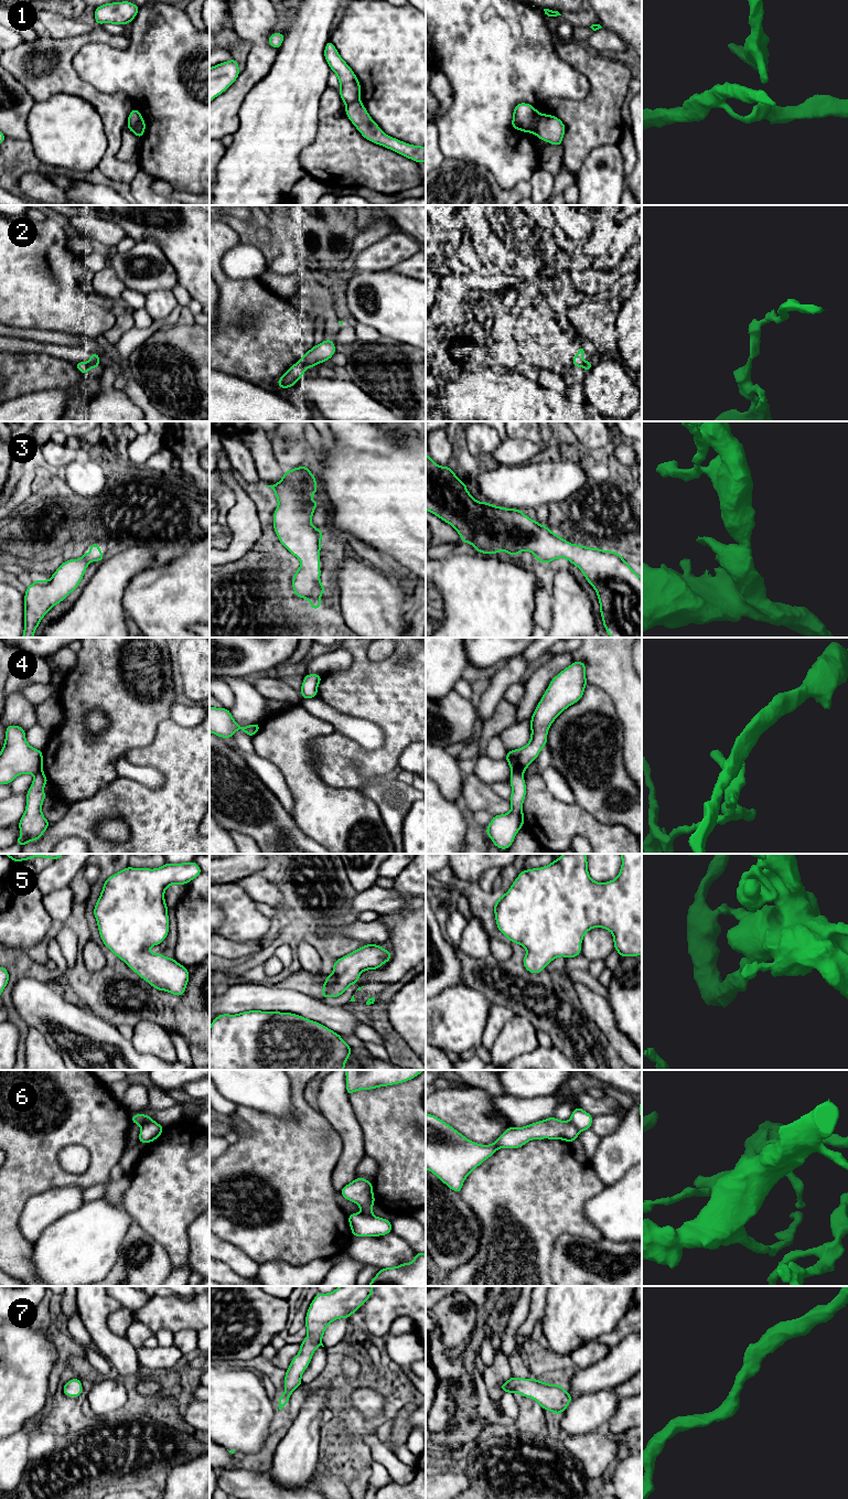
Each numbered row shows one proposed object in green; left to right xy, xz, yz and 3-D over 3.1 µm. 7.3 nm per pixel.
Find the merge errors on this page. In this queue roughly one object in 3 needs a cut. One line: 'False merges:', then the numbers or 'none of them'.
False merges: 1, 2, 4, 6

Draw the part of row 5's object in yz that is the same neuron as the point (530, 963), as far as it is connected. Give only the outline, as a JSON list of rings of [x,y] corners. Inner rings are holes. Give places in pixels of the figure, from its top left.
[[[563,854],[551,864],[540,867],[524,869],[512,884],[509,890],[502,897],[498,897],[494,903],[494,914],[497,930],[502,932],[509,942],[524,946],[527,951],[523,959],[524,967],[533,974],[540,973],[546,966],[559,956],[573,959],[581,954],[581,943],[584,934],[593,928],[603,928],[613,934],[614,950],[622,957],[642,955],[642,854],[621,854],[622,866],[618,877],[611,881],[597,882],[588,872],[588,860],[586,854]]]

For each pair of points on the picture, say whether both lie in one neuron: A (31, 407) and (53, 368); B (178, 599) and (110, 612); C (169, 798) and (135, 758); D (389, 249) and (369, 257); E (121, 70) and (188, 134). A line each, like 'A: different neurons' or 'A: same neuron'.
A: different neurons
B: different neurons
C: same neuron
D: same neuron
E: same neuron

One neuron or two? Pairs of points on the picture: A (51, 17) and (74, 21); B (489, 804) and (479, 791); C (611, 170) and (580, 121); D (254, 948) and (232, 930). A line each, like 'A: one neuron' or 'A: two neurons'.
A: one neuron
B: one neuron
C: two neurons
D: two neurons

